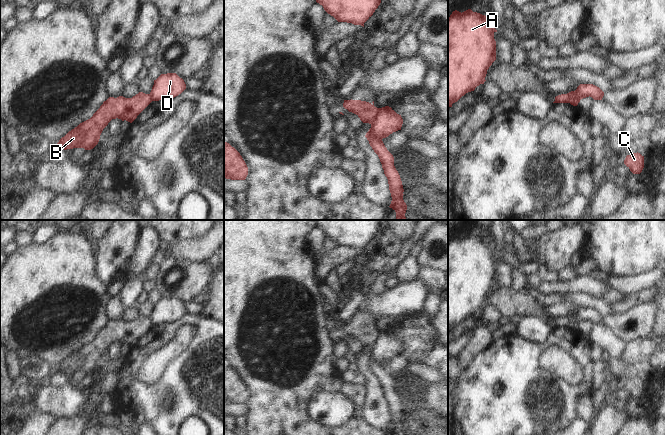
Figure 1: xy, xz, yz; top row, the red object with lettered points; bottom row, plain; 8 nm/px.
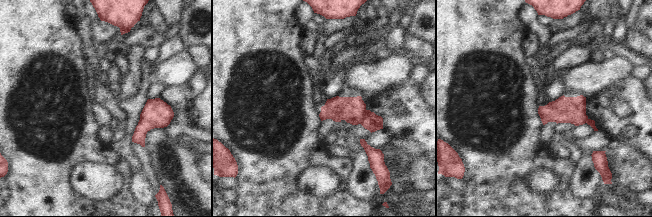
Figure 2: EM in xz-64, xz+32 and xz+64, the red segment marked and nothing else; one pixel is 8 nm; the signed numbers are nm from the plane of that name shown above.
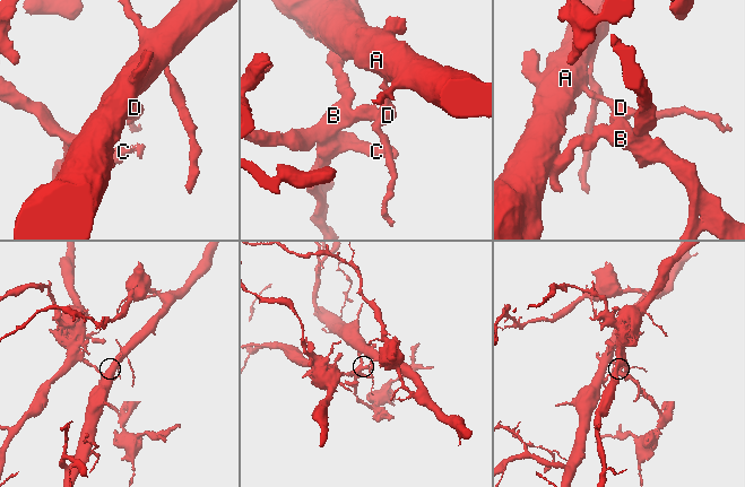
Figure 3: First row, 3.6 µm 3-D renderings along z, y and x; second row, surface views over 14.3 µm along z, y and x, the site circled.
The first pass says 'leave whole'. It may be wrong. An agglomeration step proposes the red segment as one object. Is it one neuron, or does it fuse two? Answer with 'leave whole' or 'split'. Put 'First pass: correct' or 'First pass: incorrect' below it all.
split
First pass: incorrect

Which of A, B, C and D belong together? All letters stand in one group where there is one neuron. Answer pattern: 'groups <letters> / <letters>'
groups A D / B C

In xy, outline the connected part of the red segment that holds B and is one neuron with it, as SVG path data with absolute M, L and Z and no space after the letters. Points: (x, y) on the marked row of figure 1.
M143 92L132 98L109 97L90 119L69 131L56 146L64 150L73 148L91 150L98 144L103 129L112 119L118 118L132 123L151 102L151 95Z

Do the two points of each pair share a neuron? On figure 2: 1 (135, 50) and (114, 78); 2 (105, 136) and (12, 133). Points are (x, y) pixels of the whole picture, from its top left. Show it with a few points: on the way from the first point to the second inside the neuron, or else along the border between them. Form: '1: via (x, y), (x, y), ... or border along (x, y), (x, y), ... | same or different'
1: border along (122, 77), (118, 84) | different
2: border along (99, 127), (98, 139), (108, 146) | different

